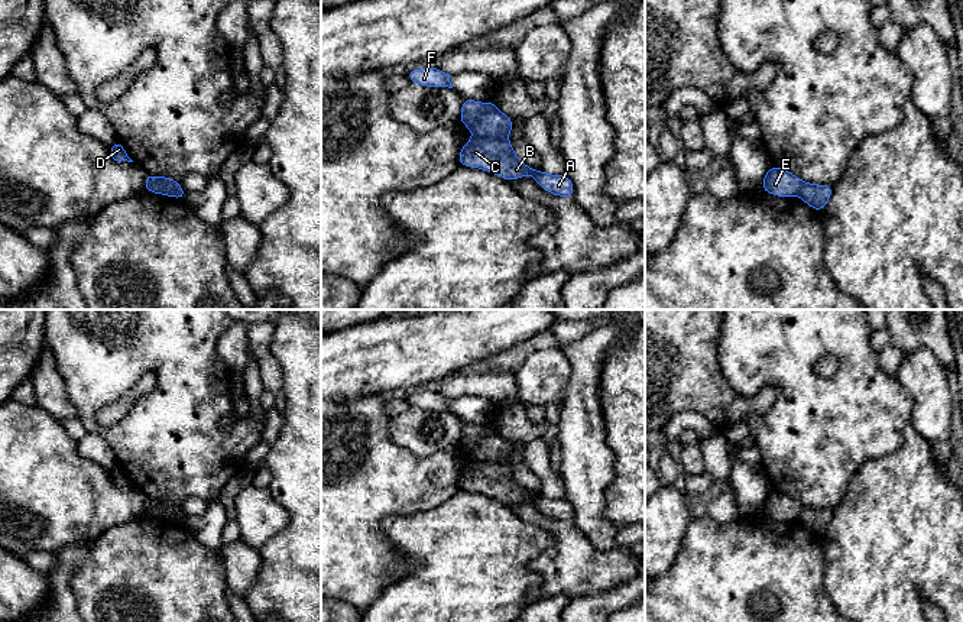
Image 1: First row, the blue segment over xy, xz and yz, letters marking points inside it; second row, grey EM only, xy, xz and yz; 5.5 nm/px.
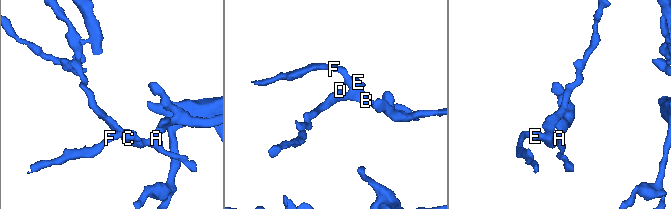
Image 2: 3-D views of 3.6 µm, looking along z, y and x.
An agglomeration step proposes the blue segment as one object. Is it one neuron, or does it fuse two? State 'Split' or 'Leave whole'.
Leave whole

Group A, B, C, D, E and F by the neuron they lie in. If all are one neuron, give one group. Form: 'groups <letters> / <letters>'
groups A B C D E F

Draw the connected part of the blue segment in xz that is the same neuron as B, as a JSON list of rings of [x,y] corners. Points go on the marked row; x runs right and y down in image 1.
[[[463,98],[458,120],[474,135],[460,150],[457,158],[460,166],[479,168],[508,181],[532,175],[544,191],[558,197],[574,197],[574,184],[567,175],[545,174],[516,158],[508,140],[513,119],[503,114],[493,101],[479,103]]]

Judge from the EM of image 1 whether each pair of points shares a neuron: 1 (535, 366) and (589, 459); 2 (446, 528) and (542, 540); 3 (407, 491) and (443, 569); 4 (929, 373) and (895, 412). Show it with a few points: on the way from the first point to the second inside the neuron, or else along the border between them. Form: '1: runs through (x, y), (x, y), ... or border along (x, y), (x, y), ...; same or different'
1: border along (571, 372), (560, 404); different
2: runs through (470, 540), (518, 540); same
3: border along (448, 499), (424, 511), (392, 514), (383, 520); different
4: border along (897, 378), (911, 397), (911, 421); different

